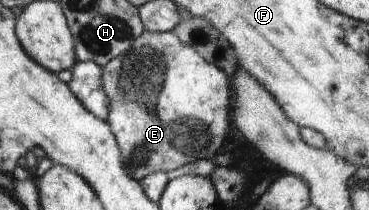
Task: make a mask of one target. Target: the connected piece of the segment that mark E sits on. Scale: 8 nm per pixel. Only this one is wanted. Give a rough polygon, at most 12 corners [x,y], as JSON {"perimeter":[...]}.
{"perimeter":[[173,32],[102,67],[137,181],[213,160],[231,78]]}

